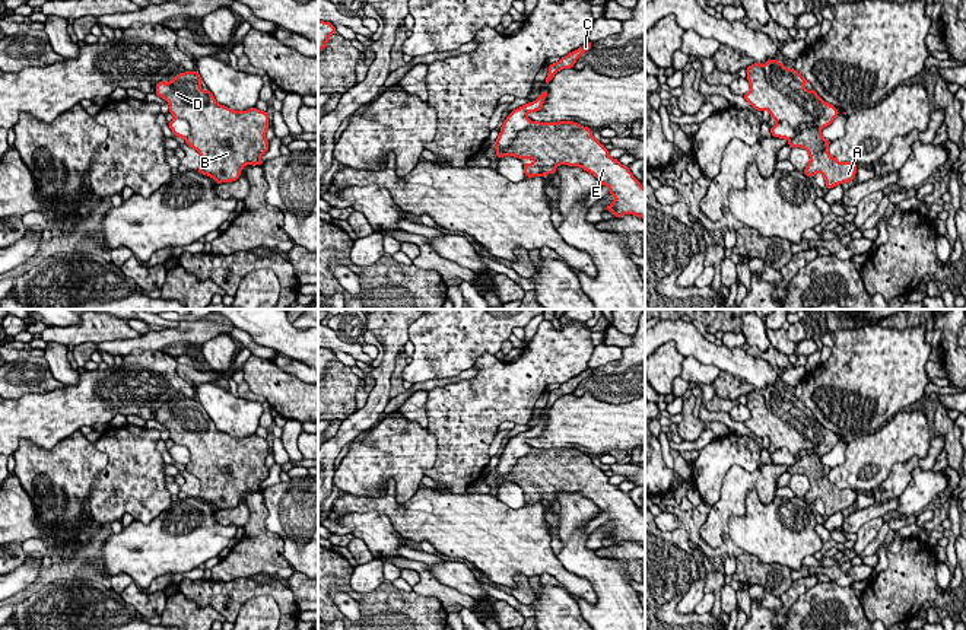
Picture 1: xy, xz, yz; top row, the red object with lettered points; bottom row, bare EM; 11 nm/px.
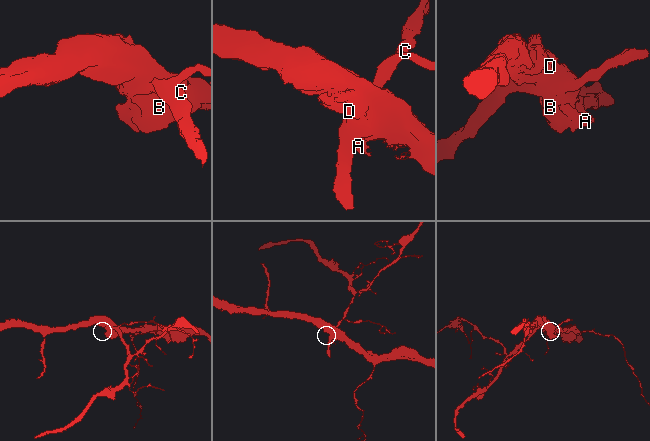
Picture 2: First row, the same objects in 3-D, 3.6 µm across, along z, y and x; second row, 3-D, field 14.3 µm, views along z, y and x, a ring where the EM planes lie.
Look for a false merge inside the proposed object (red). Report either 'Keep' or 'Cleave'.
Cleave

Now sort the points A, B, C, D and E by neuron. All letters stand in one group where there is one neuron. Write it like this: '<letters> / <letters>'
A B D E / C

